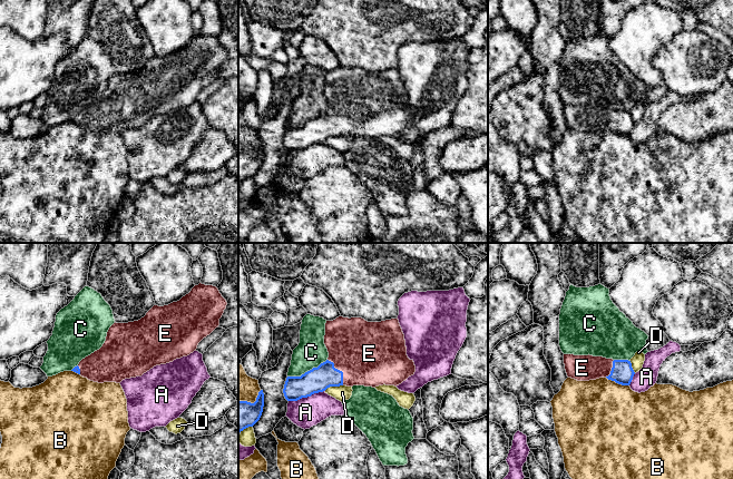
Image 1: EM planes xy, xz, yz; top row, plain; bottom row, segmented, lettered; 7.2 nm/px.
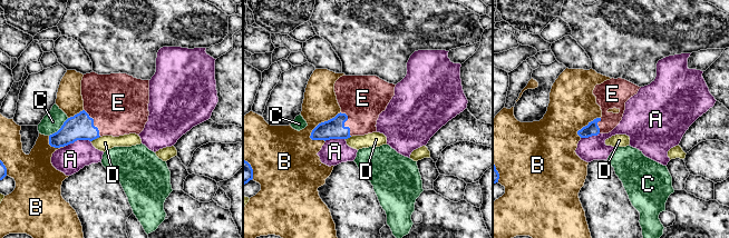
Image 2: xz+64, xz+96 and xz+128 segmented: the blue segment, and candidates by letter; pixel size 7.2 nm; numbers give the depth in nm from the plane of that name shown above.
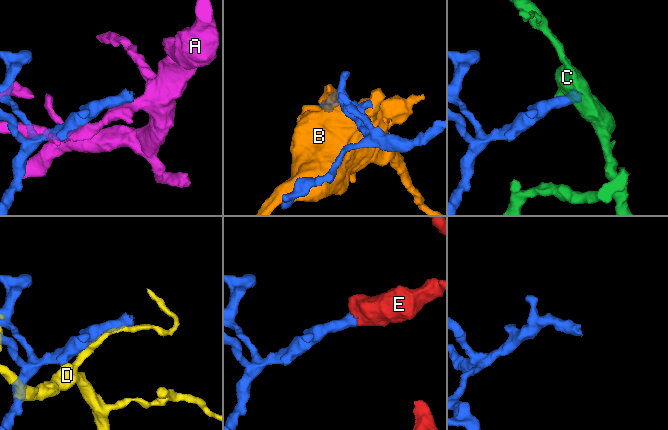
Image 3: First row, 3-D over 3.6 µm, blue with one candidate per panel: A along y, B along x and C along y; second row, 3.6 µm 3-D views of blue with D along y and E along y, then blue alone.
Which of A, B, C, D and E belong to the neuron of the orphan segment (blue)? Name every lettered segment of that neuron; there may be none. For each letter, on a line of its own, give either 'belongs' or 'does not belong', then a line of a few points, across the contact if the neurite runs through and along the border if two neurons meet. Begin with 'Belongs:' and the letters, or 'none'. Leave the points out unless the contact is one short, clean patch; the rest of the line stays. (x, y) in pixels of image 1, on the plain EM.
Belongs: E
A: does not belong
B: does not belong
C: does not belong | xz (326, 109), (300, 126), (287, 127)
D: does not belong
E: belongs | xz (319, 129), (339, 120), (369, 104)

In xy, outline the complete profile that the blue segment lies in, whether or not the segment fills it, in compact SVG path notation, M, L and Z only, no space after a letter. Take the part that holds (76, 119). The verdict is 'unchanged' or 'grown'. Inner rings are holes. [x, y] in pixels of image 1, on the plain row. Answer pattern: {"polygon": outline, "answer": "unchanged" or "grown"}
{"polygon": "M199 33L177 52L164 57L154 56L146 66L138 71L128 74L115 72L109 78L102 97L82 109L71 121L98 134L120 134L125 129L141 127L156 116L173 113L176 109L187 107L196 101L198 94L218 78L219 69L226 56L226 50L222 47L216 37Z", "answer": "grown"}

